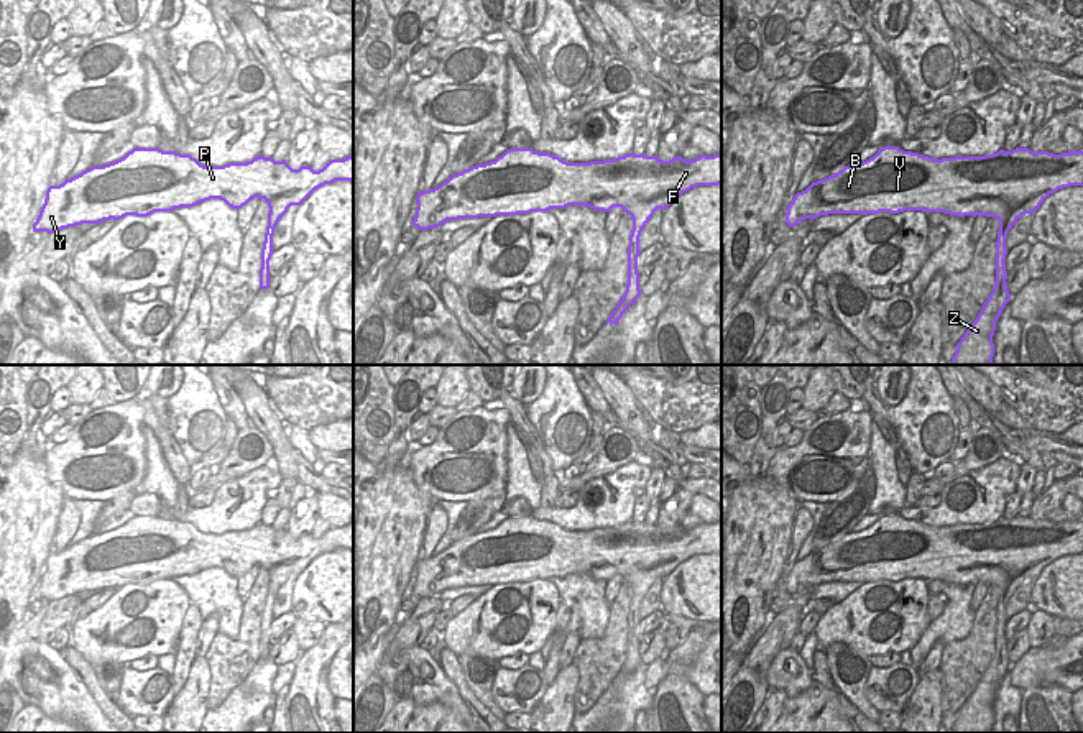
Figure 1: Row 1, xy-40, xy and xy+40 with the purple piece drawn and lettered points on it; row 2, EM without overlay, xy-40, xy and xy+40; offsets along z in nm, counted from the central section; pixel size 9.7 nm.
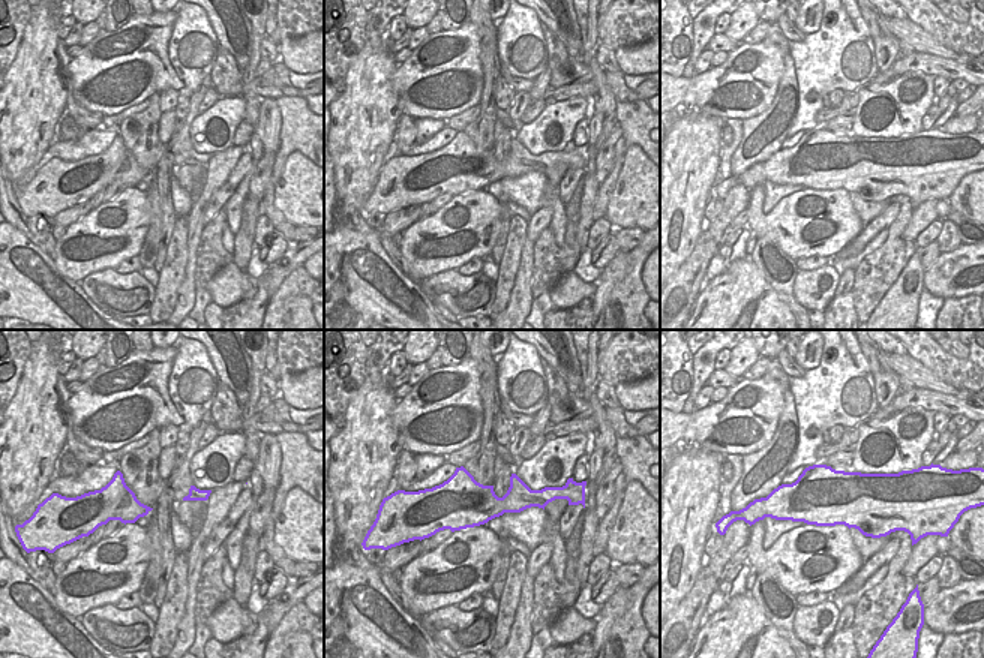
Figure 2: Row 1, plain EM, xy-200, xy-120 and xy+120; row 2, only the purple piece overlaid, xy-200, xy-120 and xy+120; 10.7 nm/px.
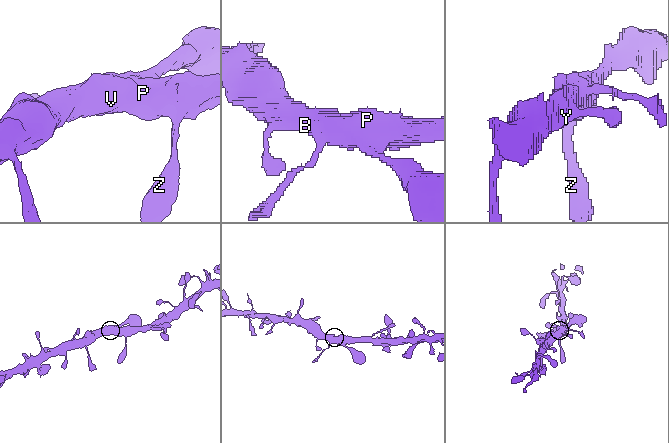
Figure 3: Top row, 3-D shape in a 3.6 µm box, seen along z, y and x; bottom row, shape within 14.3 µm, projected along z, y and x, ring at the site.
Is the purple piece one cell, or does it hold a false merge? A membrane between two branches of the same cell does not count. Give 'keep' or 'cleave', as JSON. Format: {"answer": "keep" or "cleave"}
{"answer": "keep"}

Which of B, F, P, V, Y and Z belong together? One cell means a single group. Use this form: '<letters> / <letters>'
B F P V Y Z

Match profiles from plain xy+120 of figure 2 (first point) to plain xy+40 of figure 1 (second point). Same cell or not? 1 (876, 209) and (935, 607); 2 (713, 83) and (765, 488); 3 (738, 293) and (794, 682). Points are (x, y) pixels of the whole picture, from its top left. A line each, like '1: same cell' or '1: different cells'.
1: same cell
2: different cells
3: different cells

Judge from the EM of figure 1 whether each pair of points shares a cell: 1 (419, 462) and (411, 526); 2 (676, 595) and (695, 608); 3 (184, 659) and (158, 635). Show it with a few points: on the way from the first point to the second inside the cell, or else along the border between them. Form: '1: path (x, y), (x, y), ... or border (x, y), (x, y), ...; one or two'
1: border (400, 464), (410, 470), (411, 479), (434, 500); two
2: path (681, 595), (691, 603); one
3: border (184, 613), (175, 653); two

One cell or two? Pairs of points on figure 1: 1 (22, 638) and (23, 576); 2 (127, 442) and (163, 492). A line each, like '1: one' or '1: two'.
1: two
2: two

